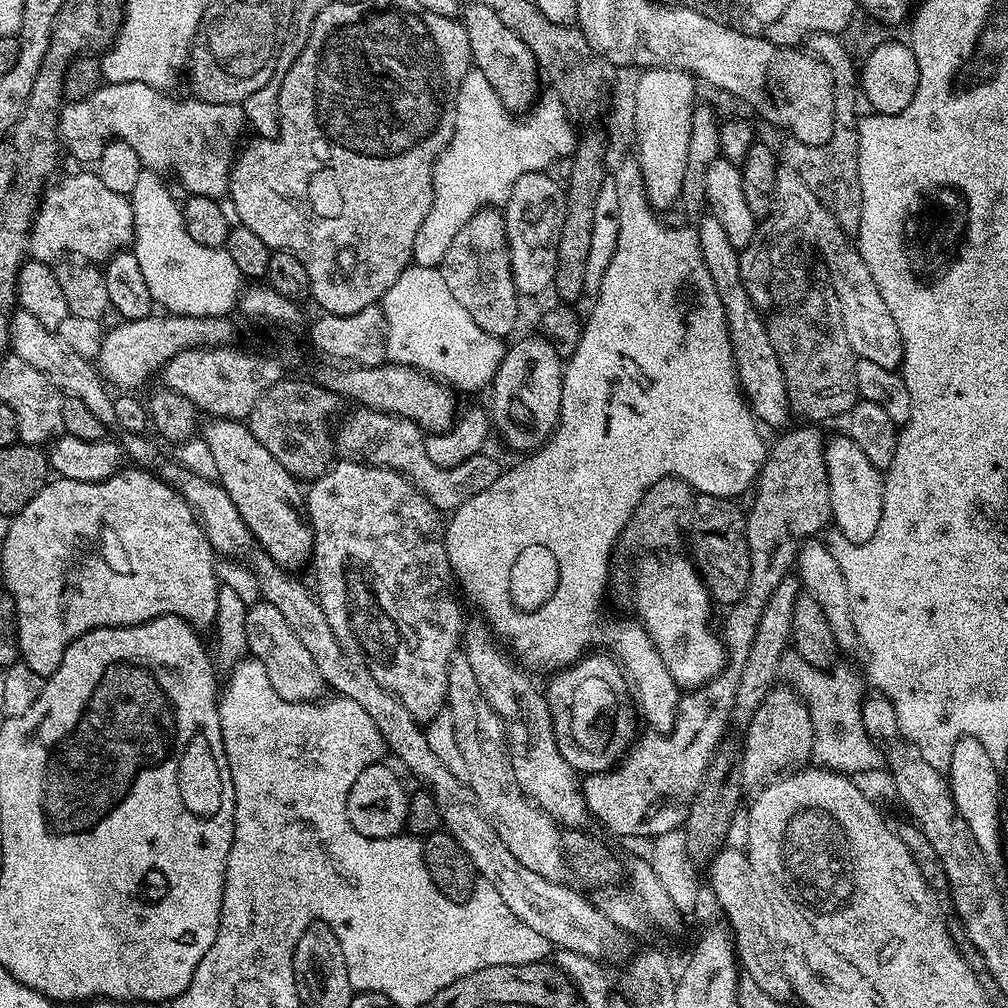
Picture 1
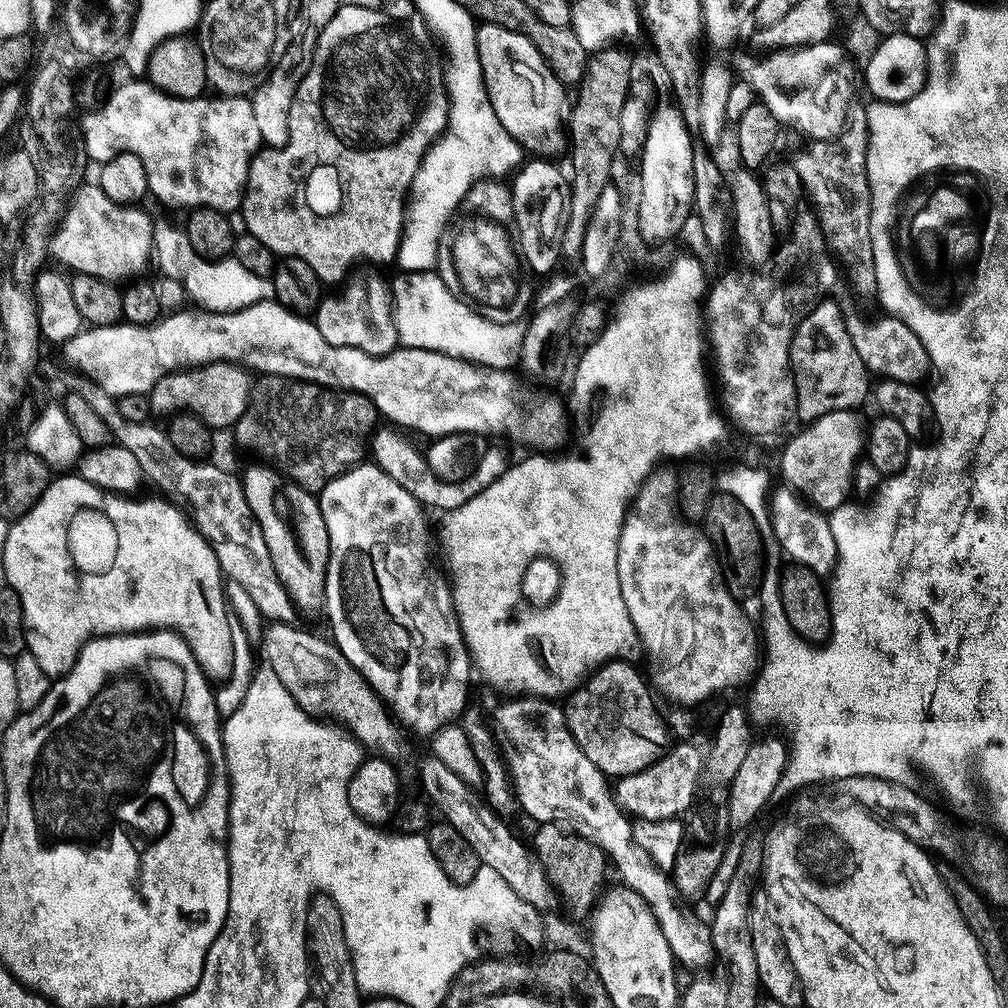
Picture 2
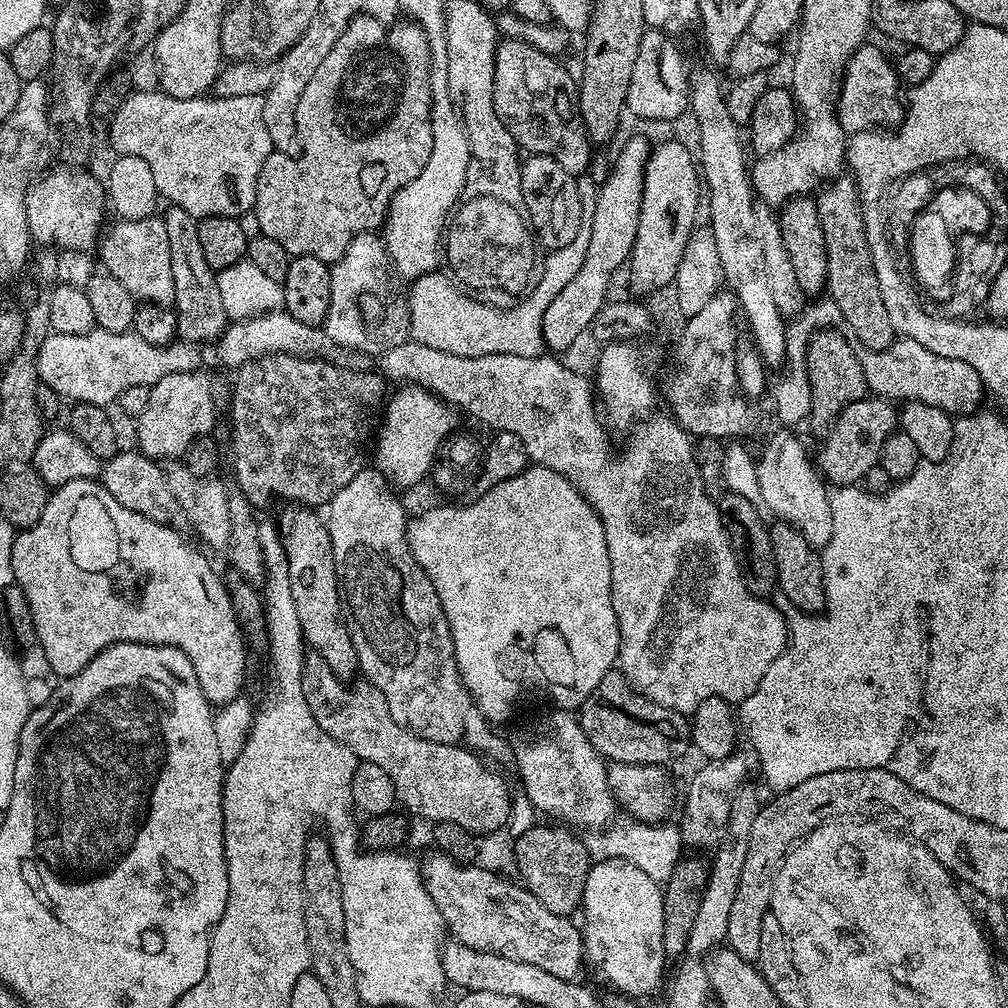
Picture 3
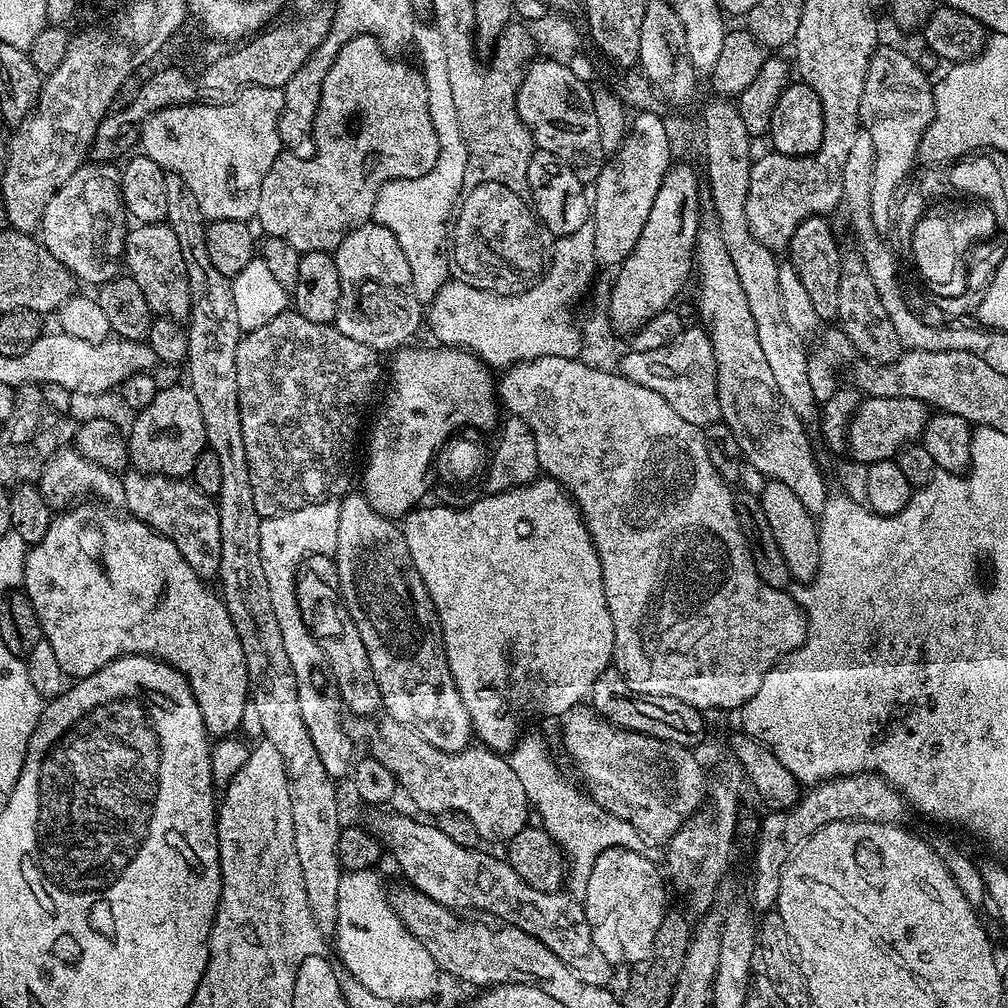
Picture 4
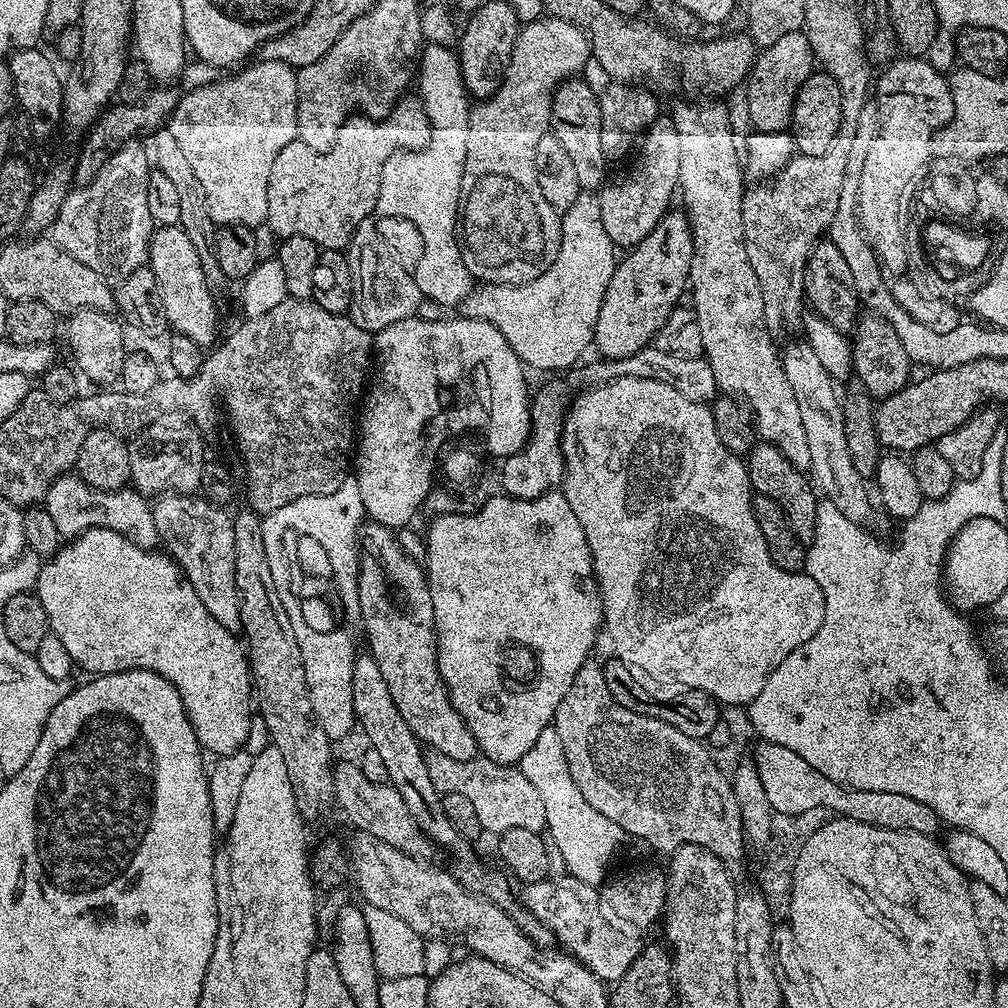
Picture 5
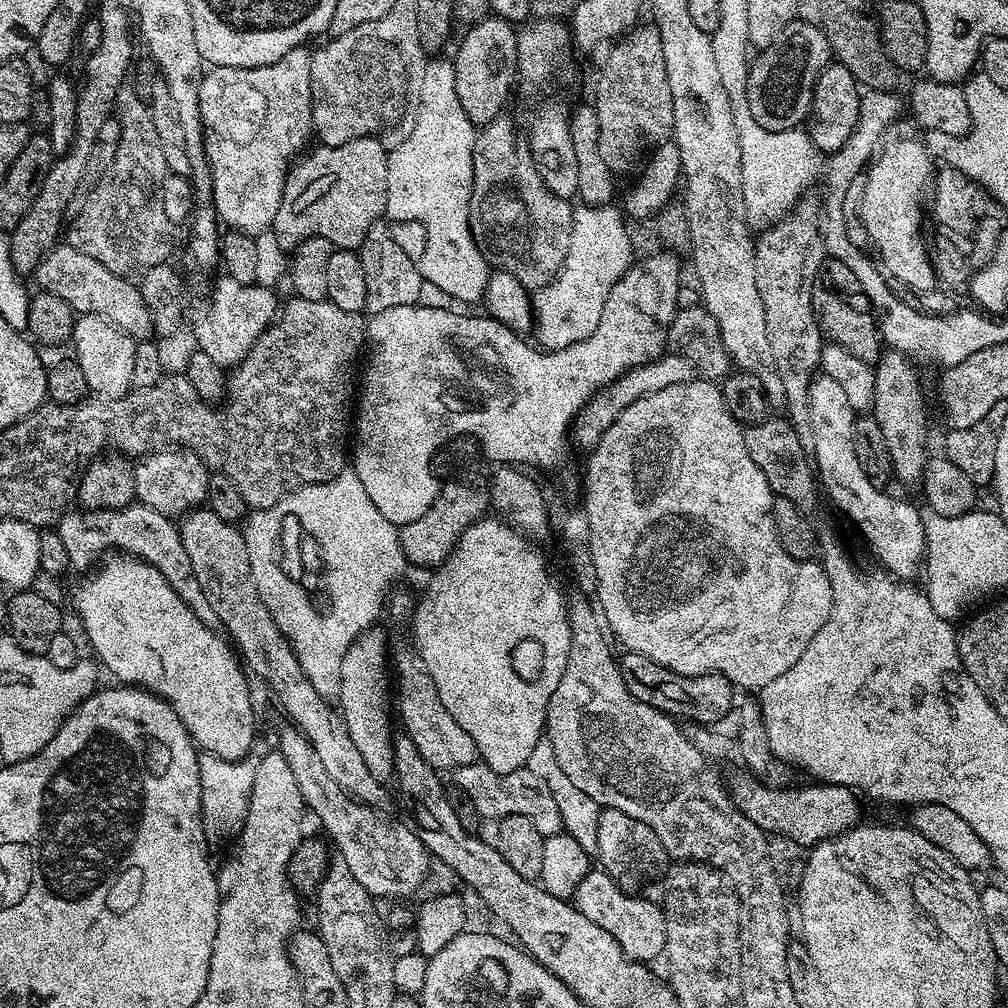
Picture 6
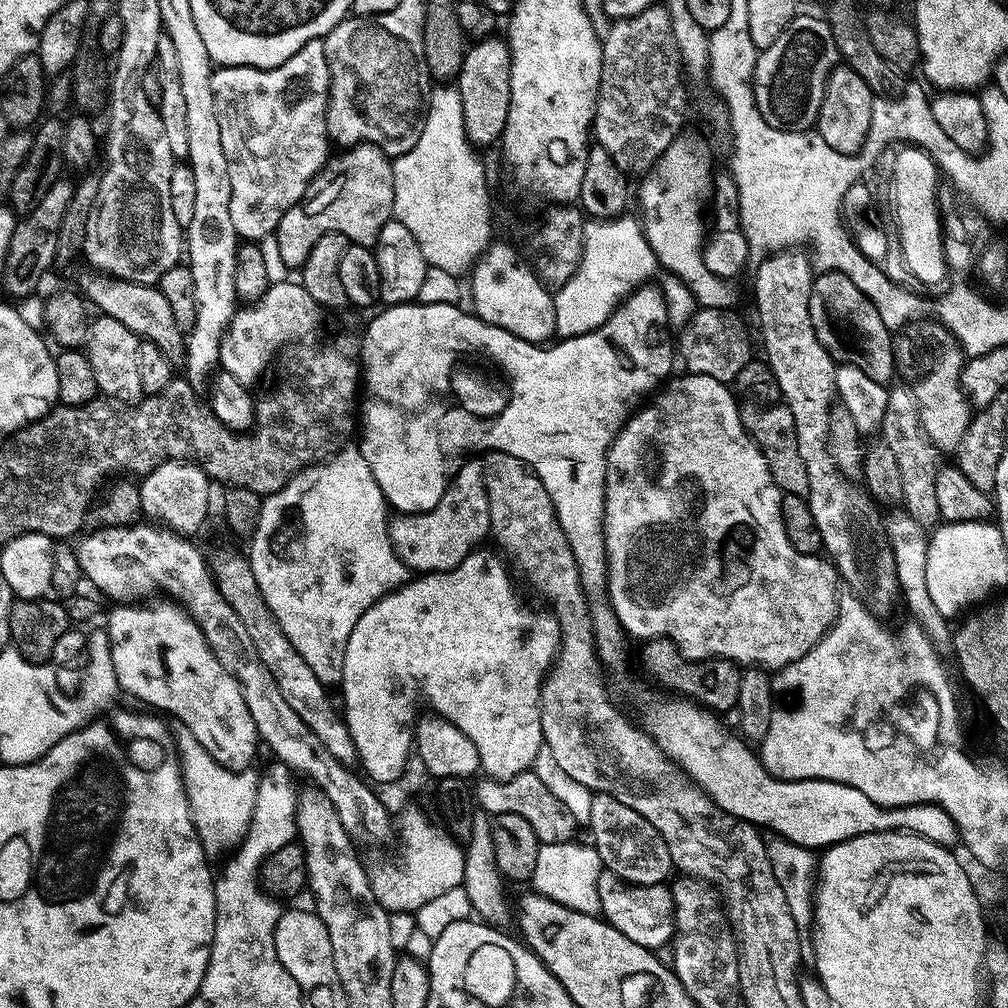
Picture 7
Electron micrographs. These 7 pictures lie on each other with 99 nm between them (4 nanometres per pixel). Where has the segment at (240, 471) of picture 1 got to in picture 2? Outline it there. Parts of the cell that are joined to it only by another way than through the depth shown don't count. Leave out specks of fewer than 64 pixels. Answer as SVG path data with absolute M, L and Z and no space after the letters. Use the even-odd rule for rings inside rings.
M259 467L242 472L242 483L246 502L250 502L250 510L262 530L262 538L266 538L266 550L270 550L274 570L301 613L323 613L330 534L326 534L319 499L306 489L285 480L275 469Z

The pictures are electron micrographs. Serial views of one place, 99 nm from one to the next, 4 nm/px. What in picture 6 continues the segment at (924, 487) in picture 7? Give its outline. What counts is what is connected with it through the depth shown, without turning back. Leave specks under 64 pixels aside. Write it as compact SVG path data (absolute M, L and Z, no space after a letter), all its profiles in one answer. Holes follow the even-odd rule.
M884 350L880 353L880 359L874 365L874 402L870 409L870 415L882 426L882 438L886 438L886 450L890 454L893 477L904 484L919 485L924 479L924 468L930 459L928 452L928 416L924 413L924 392L920 389L920 376L916 368L911 364L905 353L899 350Z

